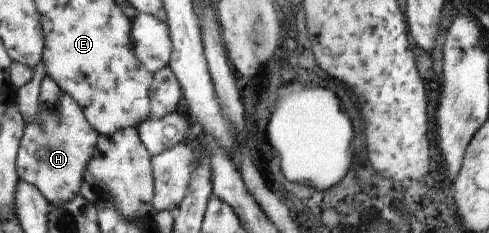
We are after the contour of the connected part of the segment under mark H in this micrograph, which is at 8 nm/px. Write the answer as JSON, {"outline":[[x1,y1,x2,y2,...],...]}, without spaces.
{"outline":[[62,93,59,102,54,107,41,104,39,117,41,122,38,125,26,124,26,130,21,136,17,152,16,170,20,181,33,184,52,206,56,206,70,202,78,194,82,176,84,176,89,163,88,158,91,160,94,158,92,152,98,146,100,134,96,132,95,128,92,128,91,124,88,124,80,104,72,100,68,93]]}

